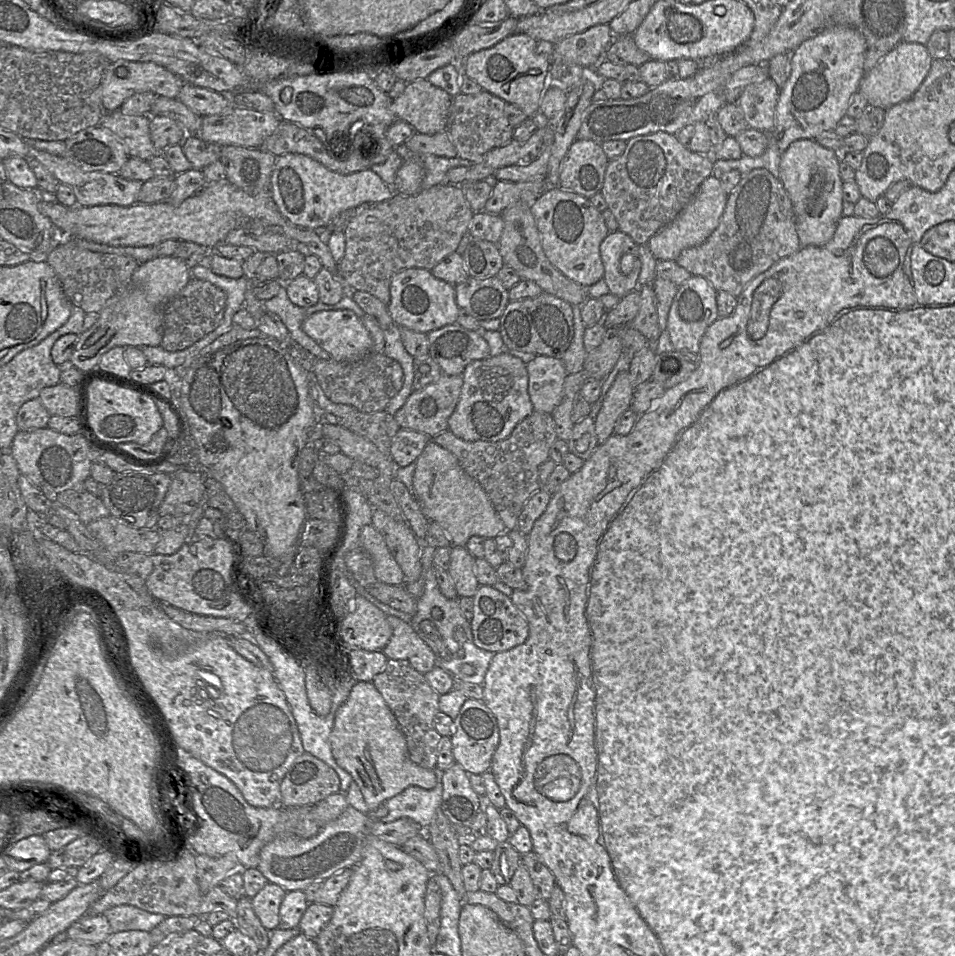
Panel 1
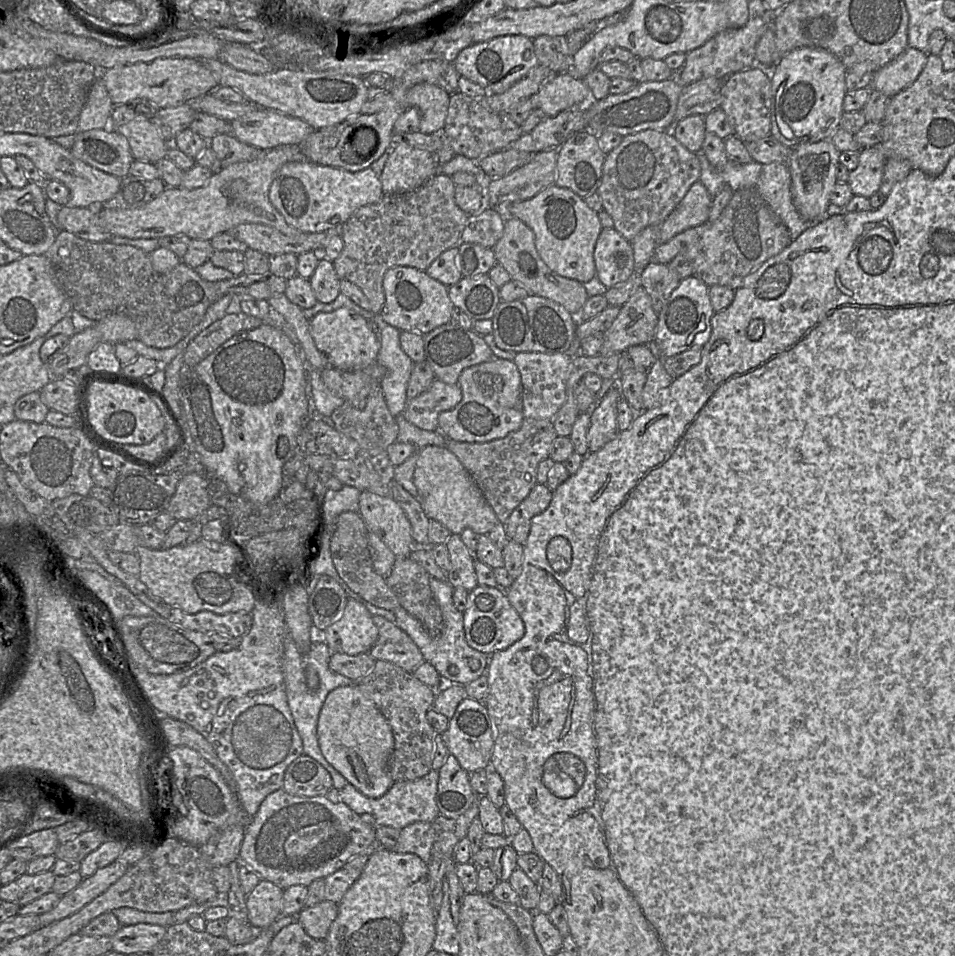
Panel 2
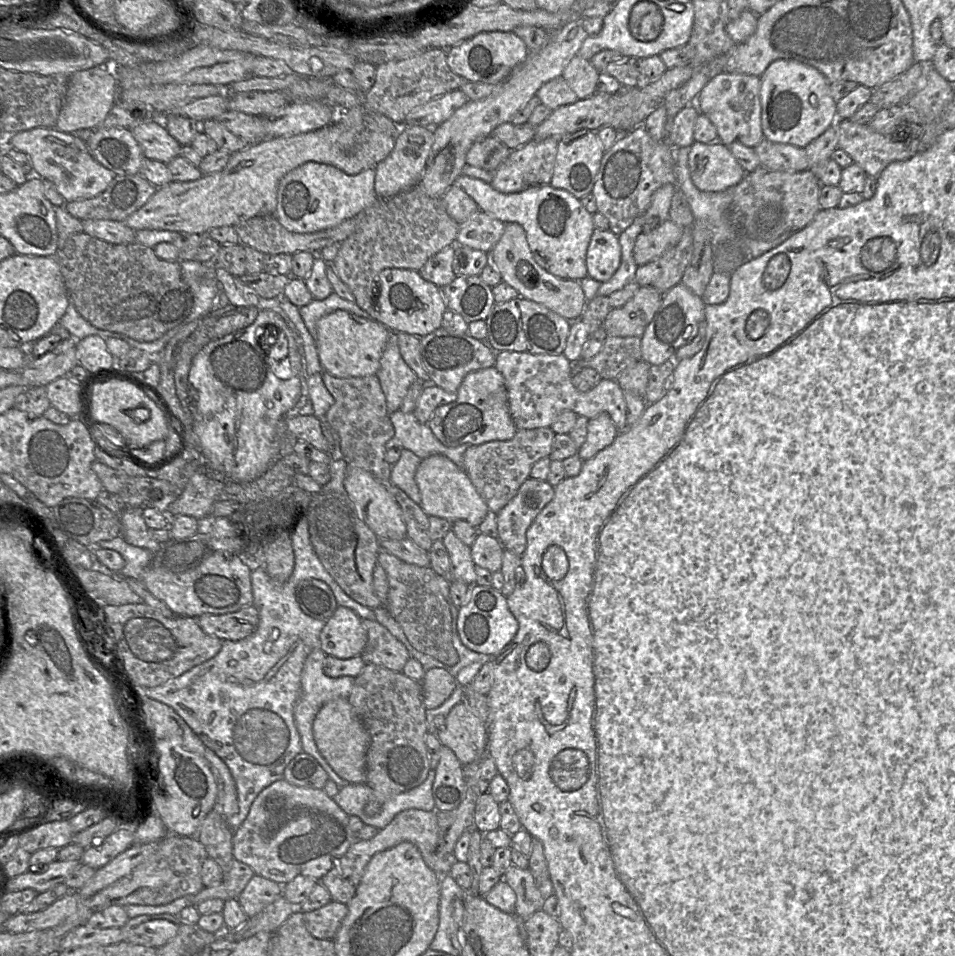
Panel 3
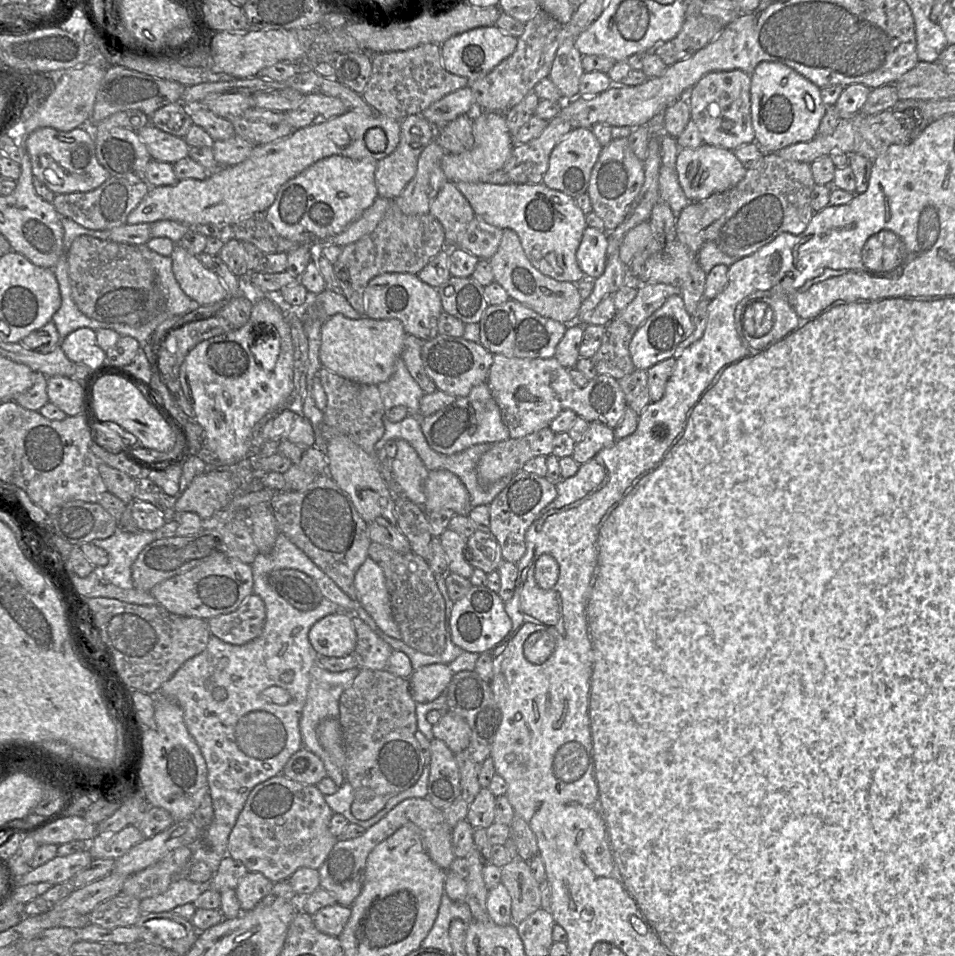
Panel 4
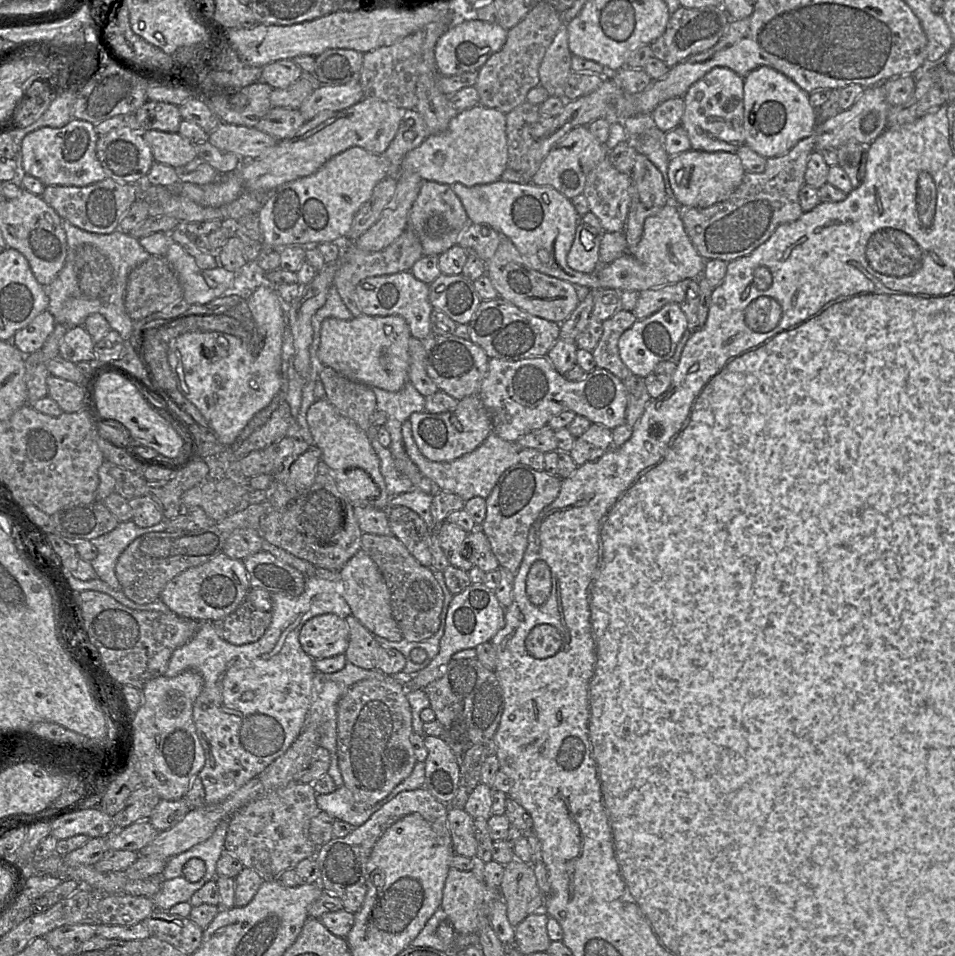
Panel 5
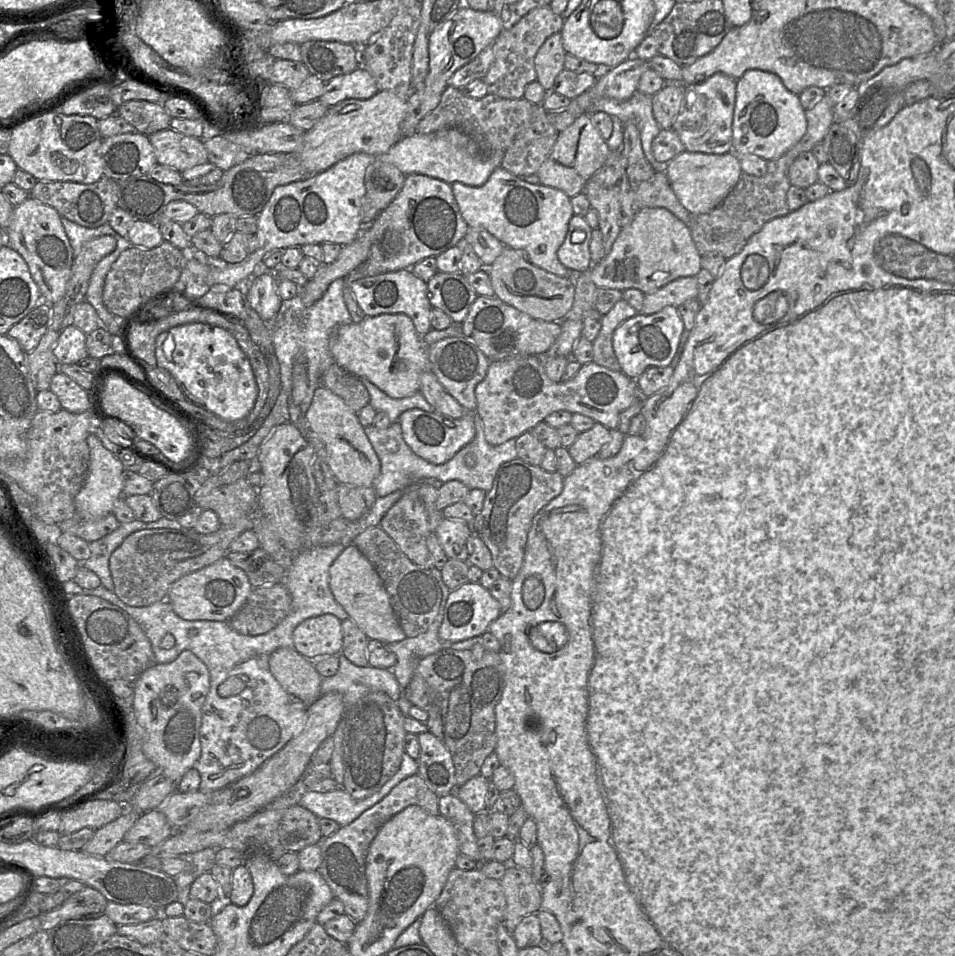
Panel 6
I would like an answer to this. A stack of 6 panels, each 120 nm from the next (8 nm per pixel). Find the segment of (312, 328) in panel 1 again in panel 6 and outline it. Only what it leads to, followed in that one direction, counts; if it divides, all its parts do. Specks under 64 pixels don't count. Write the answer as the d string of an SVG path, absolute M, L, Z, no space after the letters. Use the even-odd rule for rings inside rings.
M403 313L366 316L359 323L340 325L330 337L329 350L337 365L358 378L367 379L394 399L406 398L419 392L420 377L429 368L428 346L423 336L417 333L412 319Z

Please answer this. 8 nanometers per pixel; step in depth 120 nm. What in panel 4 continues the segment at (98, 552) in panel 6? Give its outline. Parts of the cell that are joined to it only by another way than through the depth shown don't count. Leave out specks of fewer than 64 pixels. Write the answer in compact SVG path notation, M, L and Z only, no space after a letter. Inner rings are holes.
M118 527L109 538L90 543L105 550L108 555L108 563L102 567L103 578L119 588L131 589L131 566L142 549L154 540L155 531L129 533Z

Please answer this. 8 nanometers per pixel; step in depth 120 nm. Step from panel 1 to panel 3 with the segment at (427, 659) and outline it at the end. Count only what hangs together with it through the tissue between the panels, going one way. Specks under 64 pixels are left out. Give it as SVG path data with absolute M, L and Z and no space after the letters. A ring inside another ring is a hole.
M376 619L362 622L367 630L367 643L360 655L364 662L402 672L411 657L405 645Z

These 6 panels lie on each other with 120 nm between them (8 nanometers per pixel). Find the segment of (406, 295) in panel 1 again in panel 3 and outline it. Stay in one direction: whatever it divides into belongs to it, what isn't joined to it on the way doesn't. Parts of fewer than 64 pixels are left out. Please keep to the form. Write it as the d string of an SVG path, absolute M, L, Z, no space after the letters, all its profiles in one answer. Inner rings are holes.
M386 268L378 274L378 321L391 331L404 332L424 337L441 327L443 313L447 310L441 288L424 280L418 271L412 269Z

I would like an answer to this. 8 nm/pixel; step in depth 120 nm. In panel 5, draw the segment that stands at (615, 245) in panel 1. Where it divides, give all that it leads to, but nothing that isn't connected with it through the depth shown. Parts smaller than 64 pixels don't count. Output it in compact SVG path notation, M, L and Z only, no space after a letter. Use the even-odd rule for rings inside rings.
M580 221L567 255L569 267L583 273L594 272L601 264L599 258L601 236L602 231Z

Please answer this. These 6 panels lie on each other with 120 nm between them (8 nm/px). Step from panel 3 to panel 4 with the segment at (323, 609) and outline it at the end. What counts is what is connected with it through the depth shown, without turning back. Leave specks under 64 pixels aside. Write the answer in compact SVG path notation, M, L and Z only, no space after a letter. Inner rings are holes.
M278 569L269 573L269 585L287 602L301 611L315 609L323 595L315 582L296 569Z

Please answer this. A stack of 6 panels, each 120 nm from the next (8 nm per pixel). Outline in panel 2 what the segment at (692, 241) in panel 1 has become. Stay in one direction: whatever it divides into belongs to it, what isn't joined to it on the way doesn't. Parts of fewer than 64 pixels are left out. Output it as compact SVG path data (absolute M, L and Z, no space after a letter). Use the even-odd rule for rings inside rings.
M694 183L673 212L659 225L656 246L668 242L687 229L706 223L712 199L702 183Z

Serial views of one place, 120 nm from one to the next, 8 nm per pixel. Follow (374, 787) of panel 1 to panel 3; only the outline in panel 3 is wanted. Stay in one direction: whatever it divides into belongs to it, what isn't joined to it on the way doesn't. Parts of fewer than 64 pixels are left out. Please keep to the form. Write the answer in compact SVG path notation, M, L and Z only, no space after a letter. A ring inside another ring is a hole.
M348 698L333 699L320 708L313 722L313 736L321 755L342 779L366 783L366 754L371 739Z

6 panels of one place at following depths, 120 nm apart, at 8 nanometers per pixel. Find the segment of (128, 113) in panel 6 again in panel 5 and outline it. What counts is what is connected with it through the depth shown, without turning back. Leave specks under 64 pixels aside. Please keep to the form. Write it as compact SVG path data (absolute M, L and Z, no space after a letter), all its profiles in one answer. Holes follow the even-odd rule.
M147 101L135 112L135 116L141 131L176 133L182 121L178 106L156 101Z

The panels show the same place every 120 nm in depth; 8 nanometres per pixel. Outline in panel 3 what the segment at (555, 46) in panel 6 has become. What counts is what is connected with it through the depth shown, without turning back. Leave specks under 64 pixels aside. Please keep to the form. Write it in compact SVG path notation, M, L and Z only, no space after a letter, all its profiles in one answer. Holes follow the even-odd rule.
M576 55L565 67L561 77L579 99L588 98L597 92L600 71L589 60Z

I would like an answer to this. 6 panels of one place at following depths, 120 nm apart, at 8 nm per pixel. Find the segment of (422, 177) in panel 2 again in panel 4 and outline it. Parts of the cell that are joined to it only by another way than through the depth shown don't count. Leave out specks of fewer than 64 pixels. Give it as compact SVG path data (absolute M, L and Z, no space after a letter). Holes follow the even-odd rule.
M413 114L400 121L400 141L396 149L387 157L377 161L375 184L378 196L395 199L414 177L419 155L436 138L436 129L421 115Z

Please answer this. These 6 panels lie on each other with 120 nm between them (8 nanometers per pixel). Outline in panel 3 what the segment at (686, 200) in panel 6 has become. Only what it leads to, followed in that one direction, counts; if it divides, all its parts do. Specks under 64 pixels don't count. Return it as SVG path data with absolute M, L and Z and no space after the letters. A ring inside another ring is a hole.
M719 141L694 142L689 147L688 167L693 184L703 192L732 189L746 174L729 148Z

